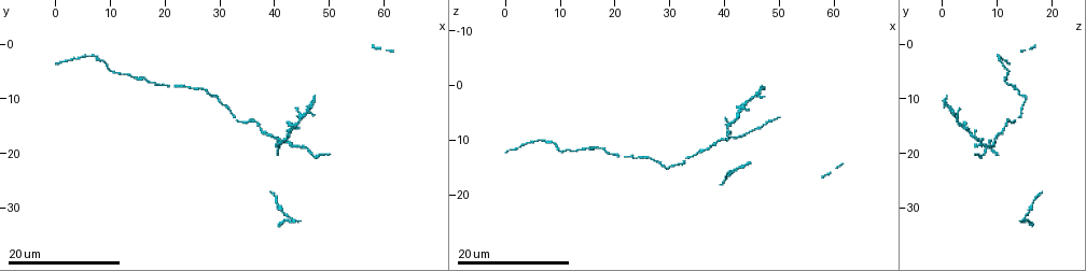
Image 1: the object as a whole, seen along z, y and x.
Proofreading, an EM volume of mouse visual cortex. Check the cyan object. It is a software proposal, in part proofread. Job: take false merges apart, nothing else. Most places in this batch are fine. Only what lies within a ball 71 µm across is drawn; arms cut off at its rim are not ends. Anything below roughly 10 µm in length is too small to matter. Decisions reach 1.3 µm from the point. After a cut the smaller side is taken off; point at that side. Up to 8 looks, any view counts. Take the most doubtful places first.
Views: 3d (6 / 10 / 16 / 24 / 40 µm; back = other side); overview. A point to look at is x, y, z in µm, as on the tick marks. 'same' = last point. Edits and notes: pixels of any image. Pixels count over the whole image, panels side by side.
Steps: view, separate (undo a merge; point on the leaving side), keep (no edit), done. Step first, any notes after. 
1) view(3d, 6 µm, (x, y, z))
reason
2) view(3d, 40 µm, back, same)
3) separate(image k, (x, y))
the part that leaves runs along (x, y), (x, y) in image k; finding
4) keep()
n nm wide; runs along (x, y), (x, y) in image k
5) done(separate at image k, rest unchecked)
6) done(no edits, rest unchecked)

view(3d, 16 µm, (41.0, 29.0, 16.5))
thick turns thin

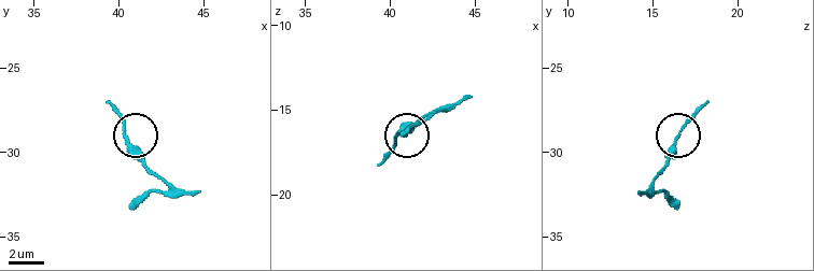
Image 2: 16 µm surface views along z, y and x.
view(3d, 10 µm, (40.4, 29.2, 16.3))
zoom in

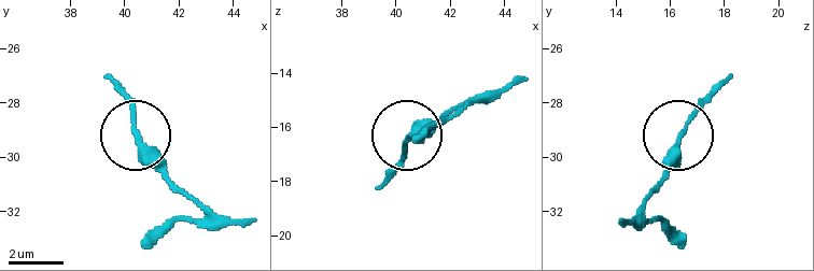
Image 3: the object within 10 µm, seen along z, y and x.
view(3d, 10 µm, back, (40.5, 29.1, 16.4))

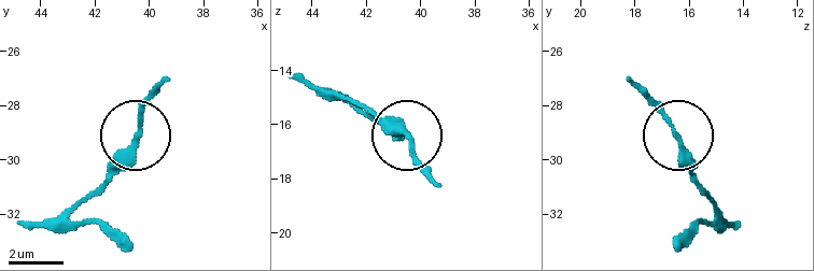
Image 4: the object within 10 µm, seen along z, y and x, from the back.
keep()
one neuron here

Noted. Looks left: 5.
view(3d, 16 µm, (37.0, 14.0, 11.5))

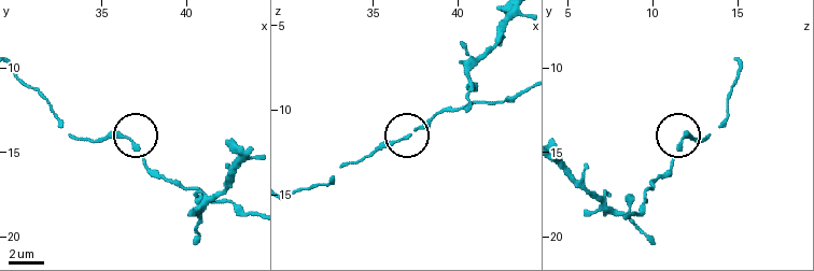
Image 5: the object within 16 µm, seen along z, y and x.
view(3d, 10 µm, (36.7, 14.3, 11.6))

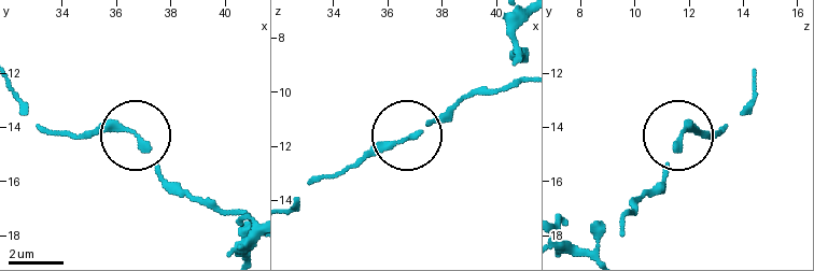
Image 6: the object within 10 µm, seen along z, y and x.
keep()
runs along (683, 132), (667, 174), (650, 193) in image 6; all the same neuron

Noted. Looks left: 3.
view(3d, 24 µm, (42.0, 16.0, 5.0))
three arms meet

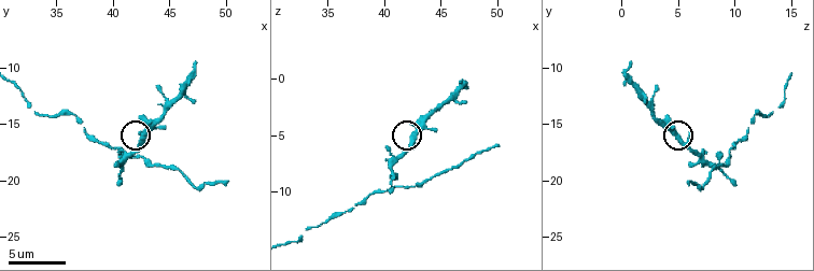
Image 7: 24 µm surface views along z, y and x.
view(3d, 10 µm, (42.6, 16.4, 5.4))

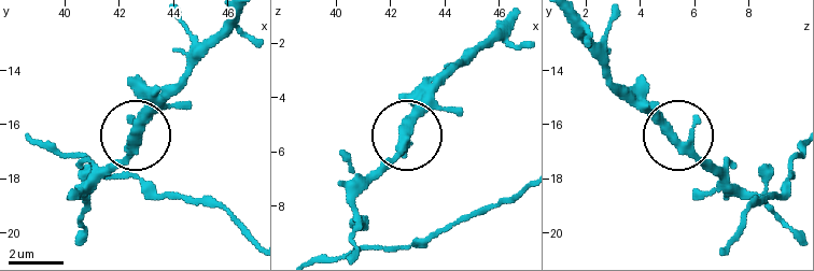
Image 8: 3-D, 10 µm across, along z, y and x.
keep()
290 nm wide; continuous, no second neuron

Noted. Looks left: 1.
done(no edits, rest unchecked)

